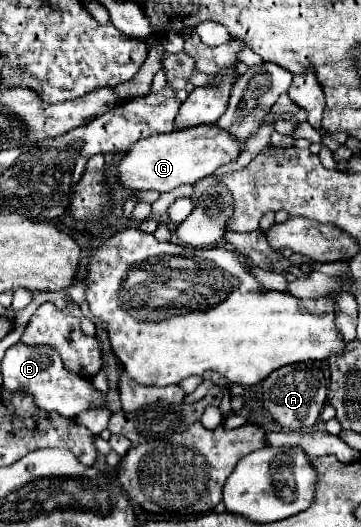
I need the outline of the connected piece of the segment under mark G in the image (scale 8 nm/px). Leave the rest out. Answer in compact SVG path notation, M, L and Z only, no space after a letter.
M215 123L189 127L167 135L153 135L149 139L137 141L127 151L117 167L117 175L121 185L133 191L173 191L179 185L195 183L203 177L209 177L221 165L233 163L241 155L243 145L245 141L237 141L235 135L227 135L227 131L223 131Z

